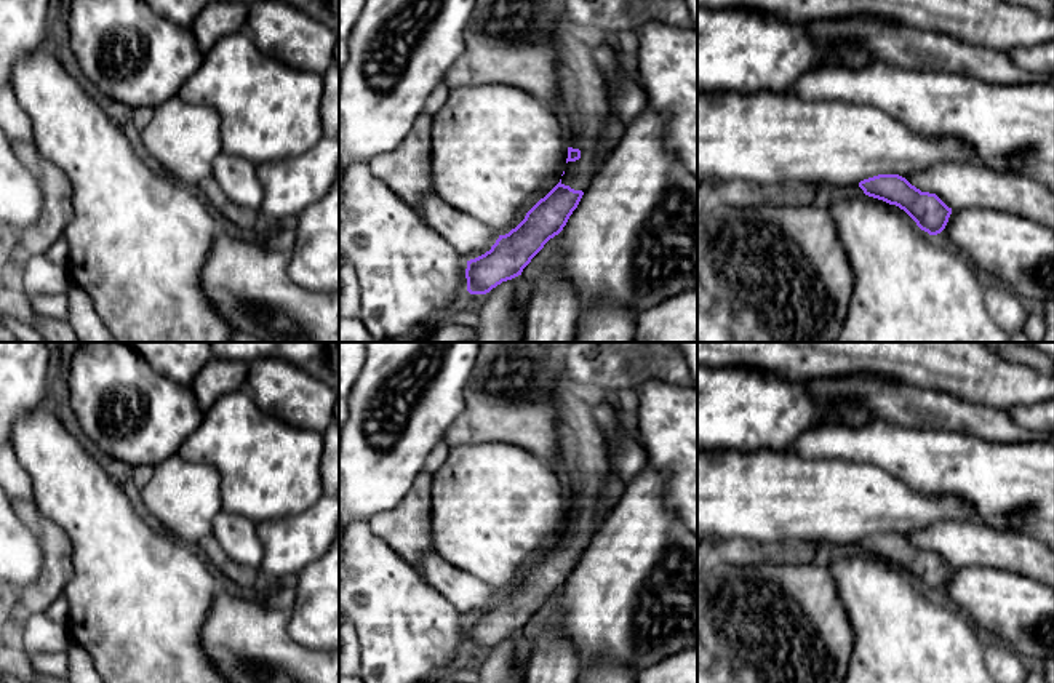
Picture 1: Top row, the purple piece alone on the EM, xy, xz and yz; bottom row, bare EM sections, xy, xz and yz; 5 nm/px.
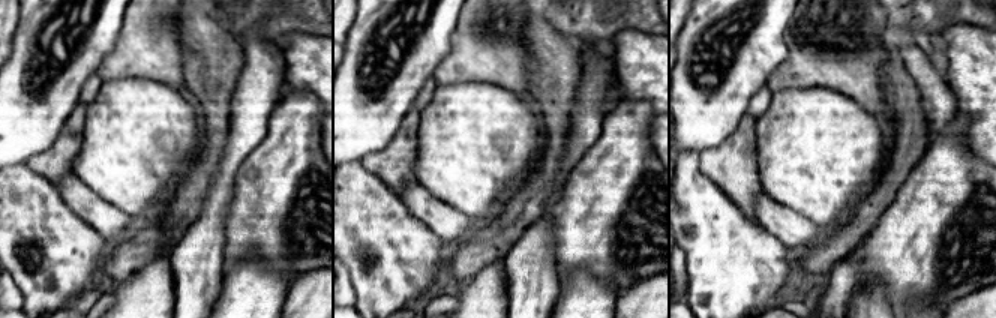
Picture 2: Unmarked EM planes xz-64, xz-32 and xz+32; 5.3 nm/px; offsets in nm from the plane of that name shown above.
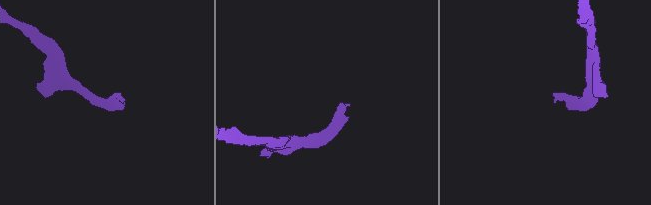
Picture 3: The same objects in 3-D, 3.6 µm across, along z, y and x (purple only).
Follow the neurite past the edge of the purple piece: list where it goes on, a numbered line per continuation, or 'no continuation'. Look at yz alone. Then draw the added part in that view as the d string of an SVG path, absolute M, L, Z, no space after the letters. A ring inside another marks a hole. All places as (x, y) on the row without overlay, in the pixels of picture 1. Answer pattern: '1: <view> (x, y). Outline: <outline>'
1: yz (734, 551). Outline: M731 537L731 539L715 539L707 547L705 552L713 560L720 560L731 565L808 565L814 561L824 561L828 552L836 550L856 550L864 552L857 544L852 547L822 547L817 549L812 542L803 541L779 541L773 544L760 544L757 541Z

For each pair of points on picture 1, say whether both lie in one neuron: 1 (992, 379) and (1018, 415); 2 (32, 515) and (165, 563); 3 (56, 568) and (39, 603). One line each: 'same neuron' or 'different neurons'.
1: different neurons
2: different neurons
3: same neuron

